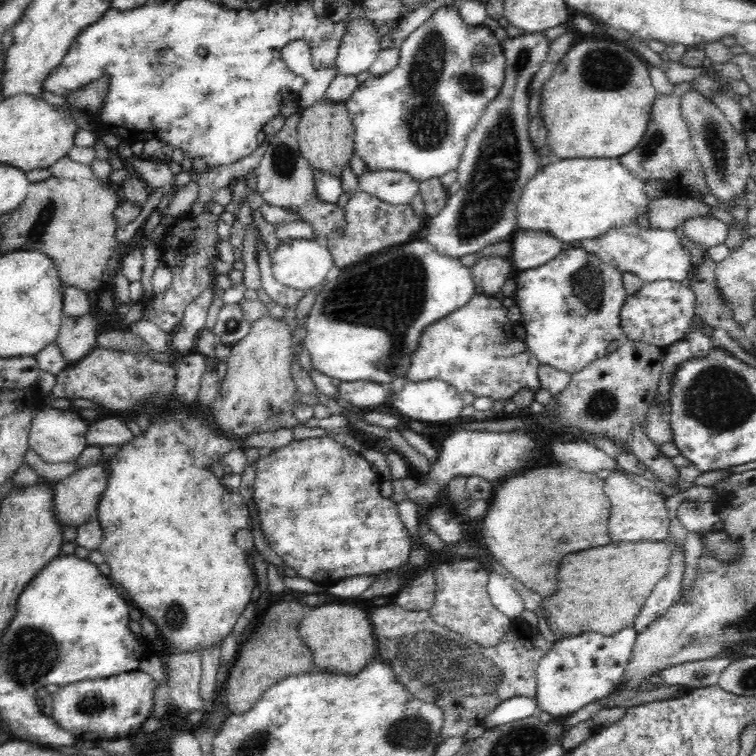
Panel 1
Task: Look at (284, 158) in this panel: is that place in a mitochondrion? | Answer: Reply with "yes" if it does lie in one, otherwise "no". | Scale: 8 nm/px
yes

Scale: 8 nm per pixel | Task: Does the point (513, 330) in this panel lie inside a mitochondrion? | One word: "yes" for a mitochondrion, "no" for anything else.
no

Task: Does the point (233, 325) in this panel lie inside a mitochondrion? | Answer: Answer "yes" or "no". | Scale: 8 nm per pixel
yes

